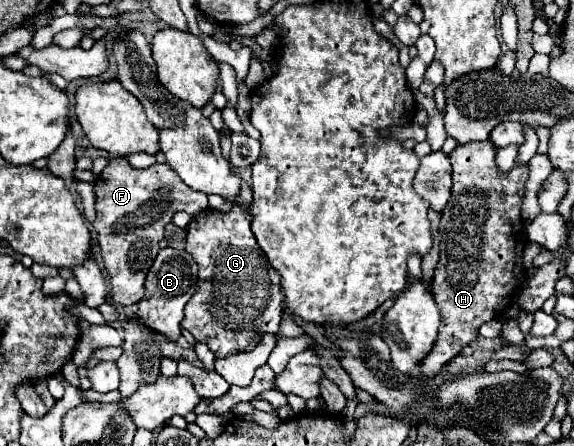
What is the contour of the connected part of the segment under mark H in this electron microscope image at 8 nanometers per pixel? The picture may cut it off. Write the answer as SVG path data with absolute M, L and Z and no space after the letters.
M491 140L485 142L469 142L457 146L449 160L453 166L453 194L447 208L441 214L441 260L435 268L433 278L433 298L439 306L441 324L439 324L439 338L433 346L433 352L423 360L423 376L433 378L443 364L455 358L467 344L471 344L479 336L479 326L489 322L507 312L511 304L517 302L517 296L527 280L523 268L523 248L527 244L525 224L521 218L521 200L525 192L525 182L529 176L527 164L515 164L511 172L499 172L495 164L497 148Z

